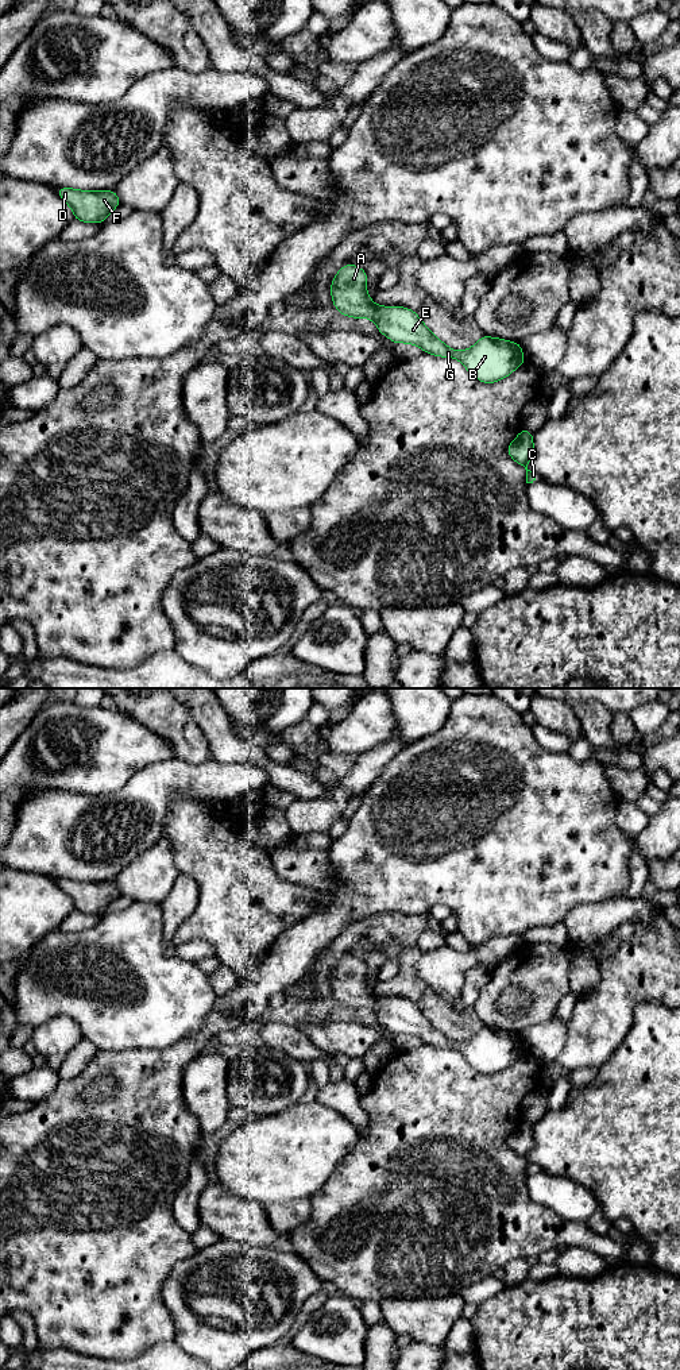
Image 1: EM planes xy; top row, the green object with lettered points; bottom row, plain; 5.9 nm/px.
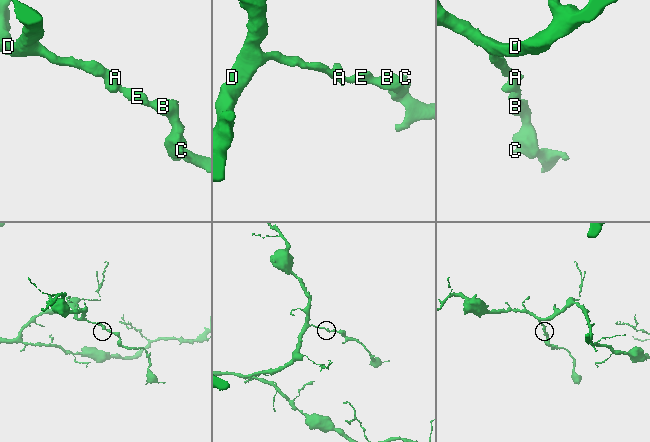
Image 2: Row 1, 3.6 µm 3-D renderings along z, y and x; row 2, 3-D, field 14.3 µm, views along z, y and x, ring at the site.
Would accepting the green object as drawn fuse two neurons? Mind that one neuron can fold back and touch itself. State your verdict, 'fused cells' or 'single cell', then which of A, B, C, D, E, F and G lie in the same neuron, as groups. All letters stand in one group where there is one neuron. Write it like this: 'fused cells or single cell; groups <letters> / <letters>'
single cell; groups A B C D E F G

